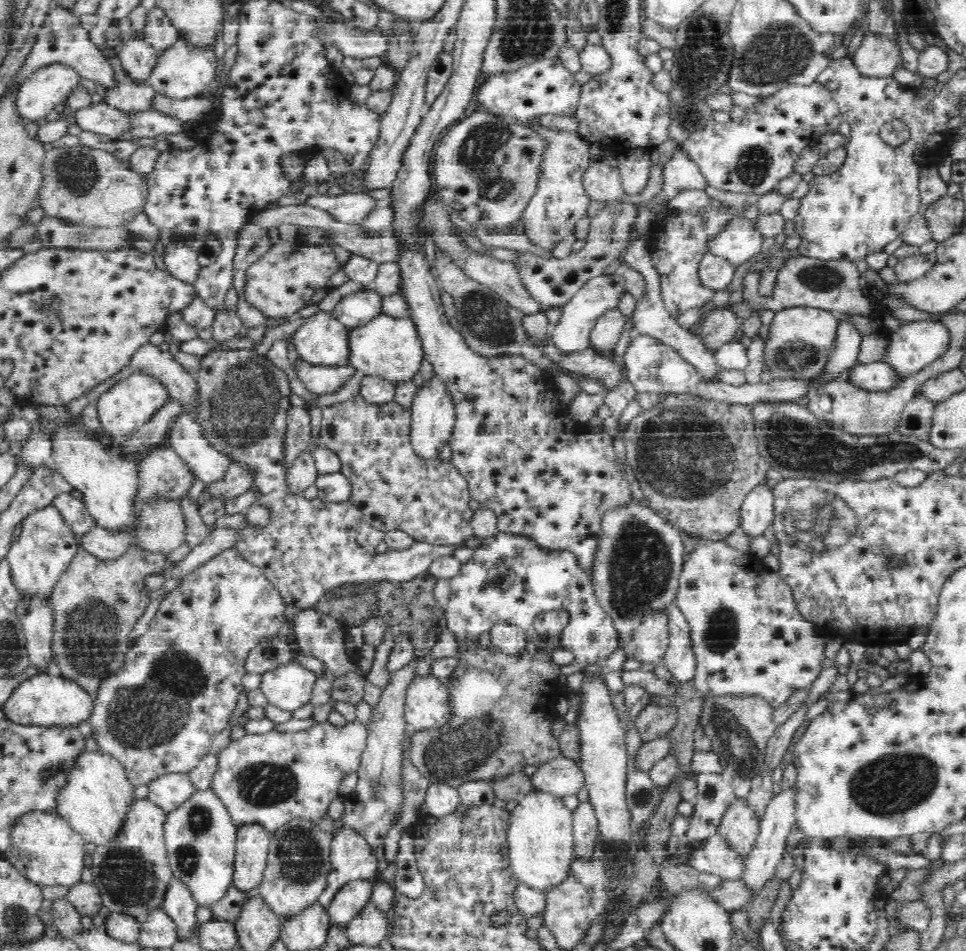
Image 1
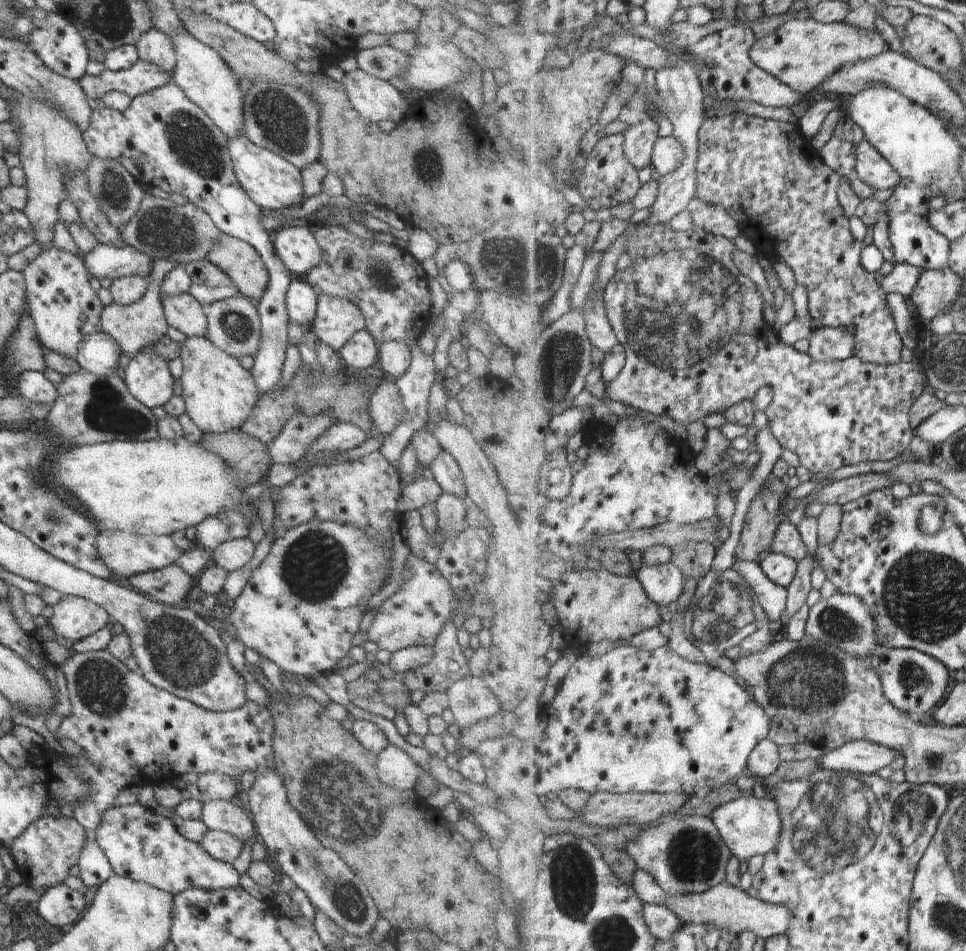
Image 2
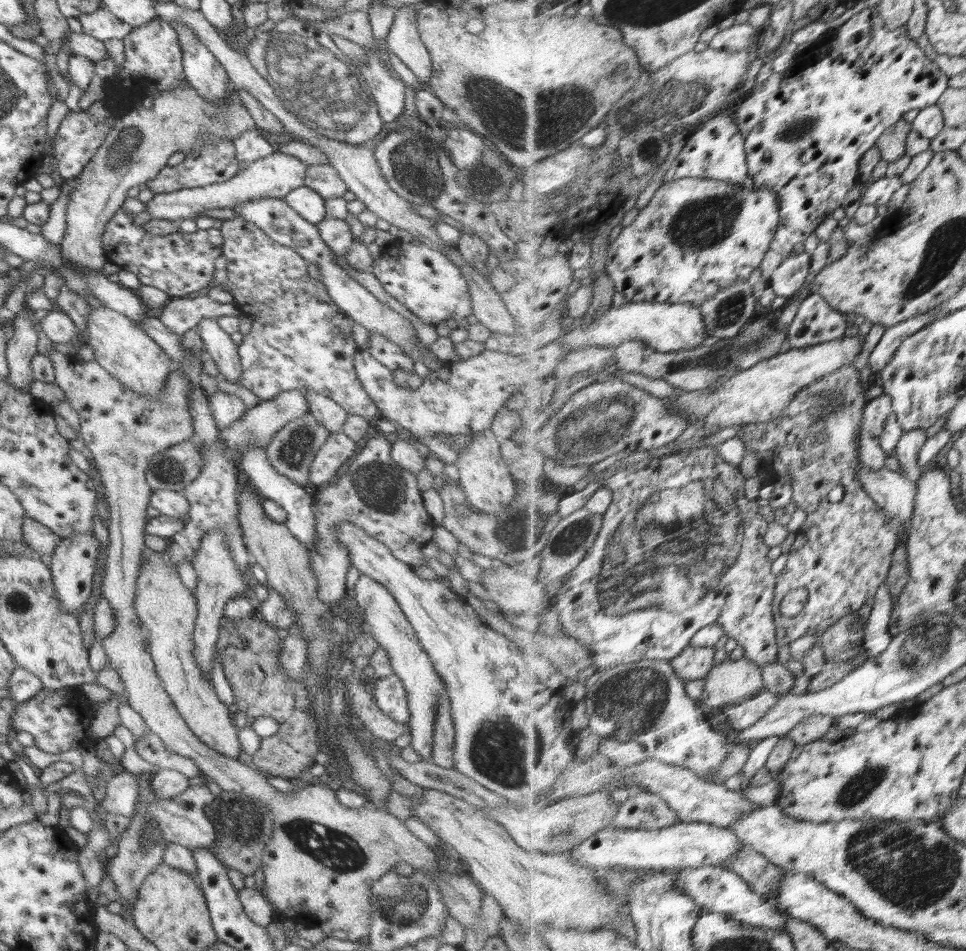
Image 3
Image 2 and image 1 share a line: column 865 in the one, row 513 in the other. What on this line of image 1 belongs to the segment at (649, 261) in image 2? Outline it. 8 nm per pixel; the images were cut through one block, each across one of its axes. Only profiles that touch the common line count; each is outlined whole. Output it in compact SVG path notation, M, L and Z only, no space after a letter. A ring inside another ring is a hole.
M358 395L352 400L348 400L348 402L338 404L338 406L328 406L322 409L319 438L323 447L331 450L331 452L334 452L340 458L342 464L341 473L348 478L352 485L352 498L350 498L350 502L361 512L366 524L370 524L372 528L377 528L384 534L393 530L403 530L410 536L413 536L418 542L429 544L434 547L461 545L464 540L473 537L470 523L462 519L462 512L468 510L468 504L470 504L471 499L468 481L450 462L440 460L438 456L427 458L419 456L414 451L410 440L411 424L411 409L408 407L402 406L396 401L388 402L386 404L368 404L360 395Z

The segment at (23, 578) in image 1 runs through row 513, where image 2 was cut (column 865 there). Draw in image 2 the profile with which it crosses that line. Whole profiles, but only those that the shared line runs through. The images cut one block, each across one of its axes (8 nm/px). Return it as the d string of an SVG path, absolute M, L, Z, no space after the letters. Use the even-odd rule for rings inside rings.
M814 17L808 19L795 18L784 23L775 31L761 38L754 48L752 48L752 60L789 84L796 92L808 96L812 90L822 86L828 82L828 78L834 78L840 70L847 69L848 66L856 66L858 62L863 60L872 60L879 57L880 54L887 53L890 50L886 40L879 32L868 32L862 30L858 26L850 26L846 22L826 23L816 20Z

